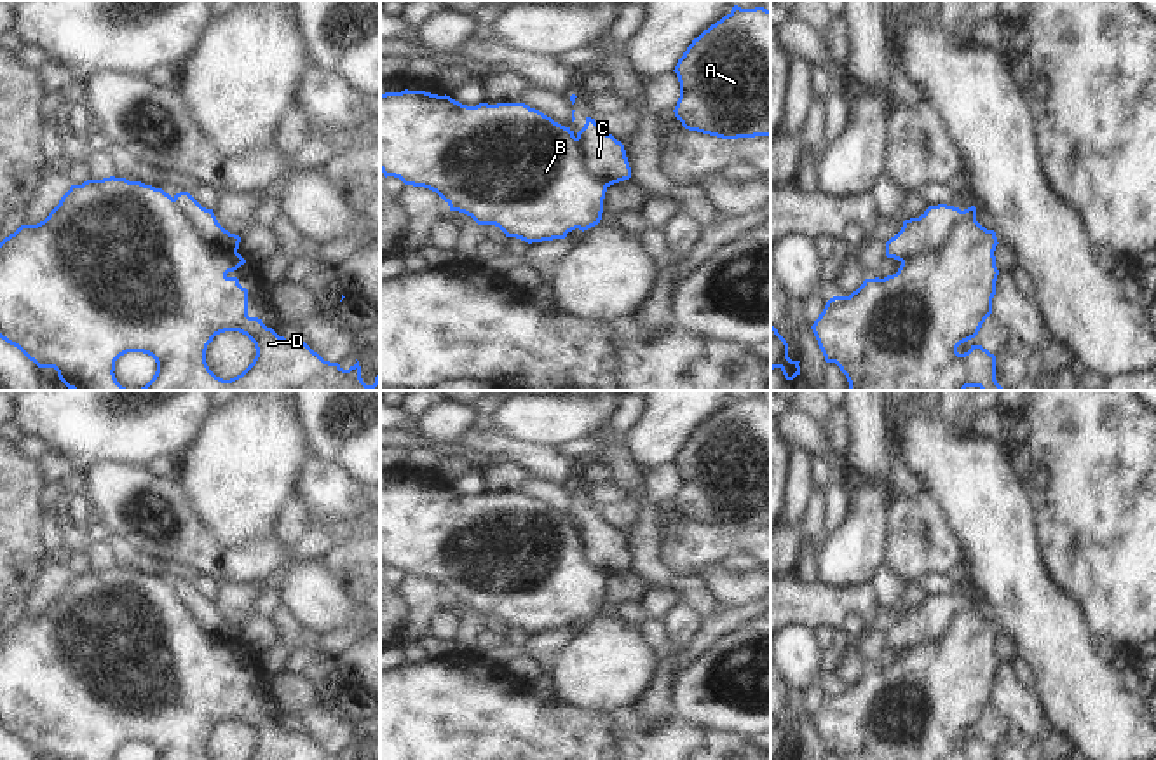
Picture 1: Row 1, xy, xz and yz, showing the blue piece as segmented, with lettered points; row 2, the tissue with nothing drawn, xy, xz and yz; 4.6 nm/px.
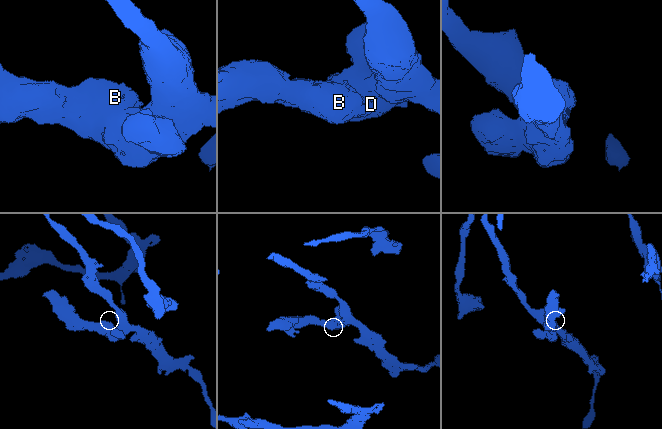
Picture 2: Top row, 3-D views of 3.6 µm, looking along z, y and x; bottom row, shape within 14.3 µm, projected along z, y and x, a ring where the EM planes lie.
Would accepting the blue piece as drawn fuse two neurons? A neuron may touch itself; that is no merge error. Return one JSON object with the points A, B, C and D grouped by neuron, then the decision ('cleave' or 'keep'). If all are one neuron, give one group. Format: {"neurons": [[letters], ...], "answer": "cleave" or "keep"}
{"neurons": [["A", "B", "D"], ["C"]], "answer": "cleave"}

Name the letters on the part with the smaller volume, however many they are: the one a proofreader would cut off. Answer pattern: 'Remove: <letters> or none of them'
Remove: C.

